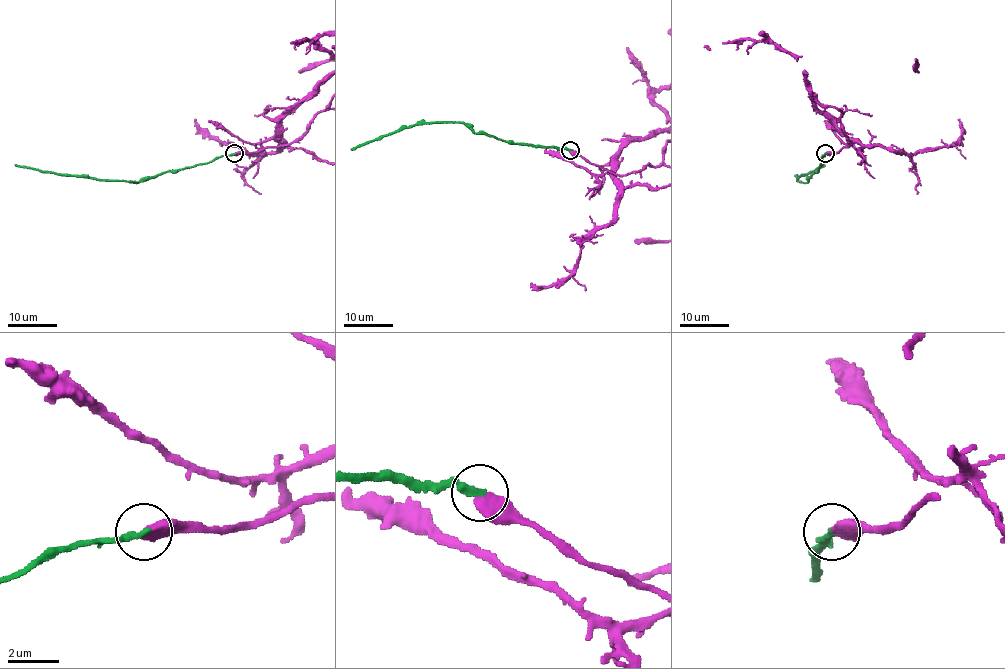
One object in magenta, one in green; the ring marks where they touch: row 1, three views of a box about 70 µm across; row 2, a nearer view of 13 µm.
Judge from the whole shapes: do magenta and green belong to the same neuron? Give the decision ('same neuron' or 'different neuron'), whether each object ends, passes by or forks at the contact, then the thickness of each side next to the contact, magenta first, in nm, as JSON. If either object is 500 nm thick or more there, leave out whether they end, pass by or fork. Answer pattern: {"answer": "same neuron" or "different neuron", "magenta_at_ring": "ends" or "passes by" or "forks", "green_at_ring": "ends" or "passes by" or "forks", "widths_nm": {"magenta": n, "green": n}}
{"answer": "same neuron", "widths_nm": {"magenta": 550, "green": 280}}

